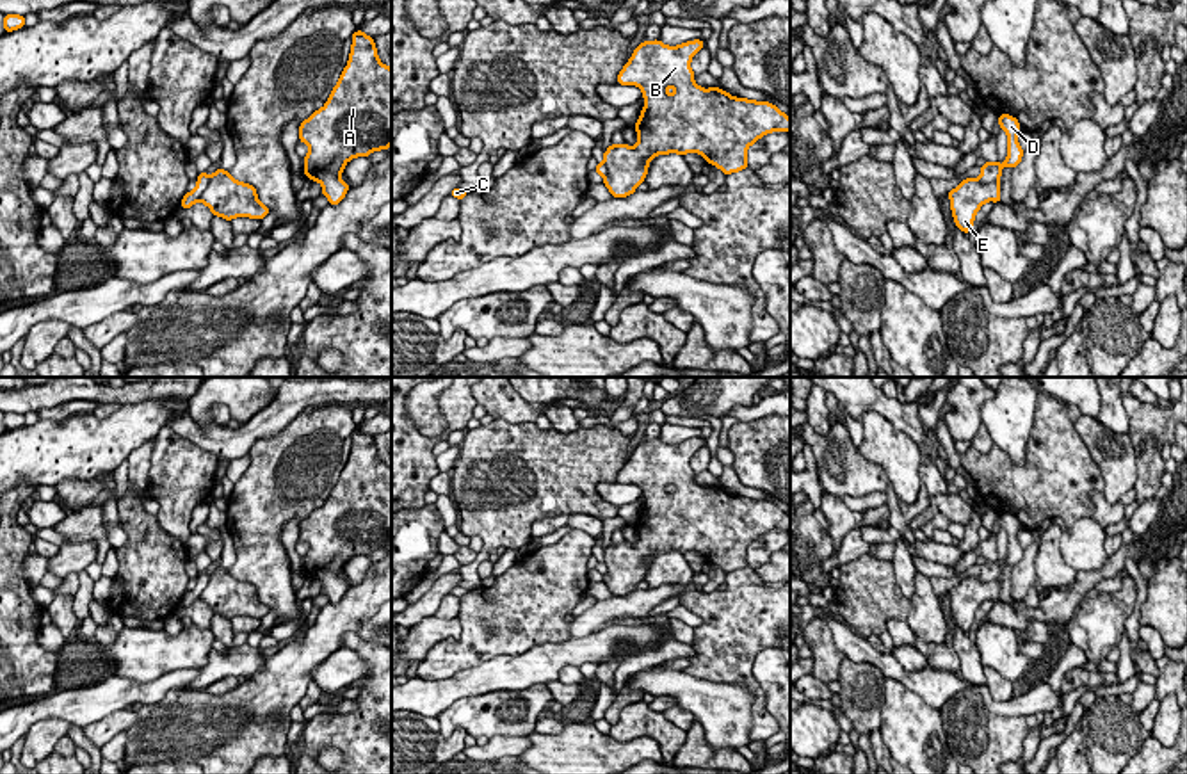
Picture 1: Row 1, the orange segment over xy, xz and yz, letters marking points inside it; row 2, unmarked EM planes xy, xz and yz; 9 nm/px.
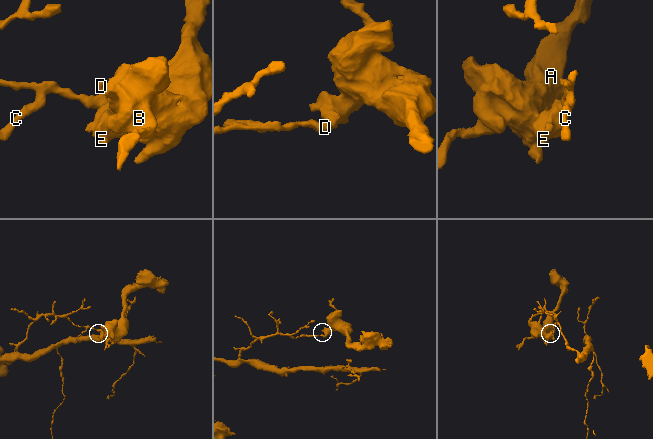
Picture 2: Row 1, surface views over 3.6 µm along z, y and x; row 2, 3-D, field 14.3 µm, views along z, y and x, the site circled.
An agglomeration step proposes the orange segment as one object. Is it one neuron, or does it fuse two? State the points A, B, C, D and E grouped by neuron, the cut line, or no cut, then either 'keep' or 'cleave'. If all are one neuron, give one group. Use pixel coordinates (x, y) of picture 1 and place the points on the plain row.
groups A B E / C D; cut xy (210, 575), (198, 598); cleave

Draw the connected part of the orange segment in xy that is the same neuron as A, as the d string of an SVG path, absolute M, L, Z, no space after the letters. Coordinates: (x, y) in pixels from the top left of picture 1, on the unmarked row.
M361 429L352 432L349 461L326 504L301 521L299 539L310 544L304 555L306 576L322 584L322 594L333 605L351 587L340 578L345 562L356 555L368 555L372 550L392 544L392 466L379 459L374 436Z

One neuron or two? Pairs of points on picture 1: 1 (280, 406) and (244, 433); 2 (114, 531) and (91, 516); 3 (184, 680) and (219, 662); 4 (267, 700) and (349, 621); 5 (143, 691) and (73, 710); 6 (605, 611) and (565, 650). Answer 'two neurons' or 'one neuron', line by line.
1: one neuron
2: two neurons
3: two neurons
4: one neuron
5: one neuron
6: two neurons

